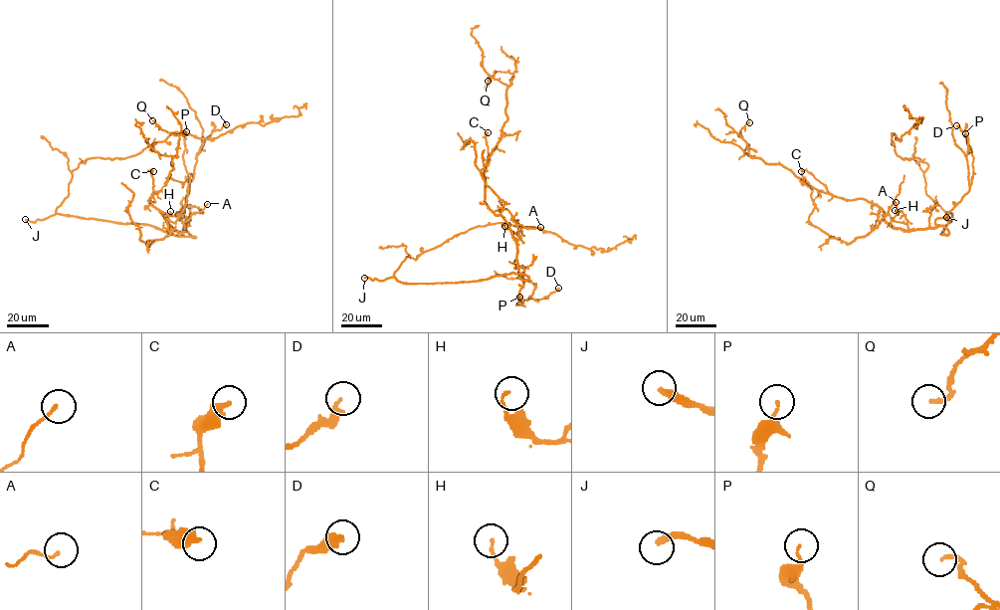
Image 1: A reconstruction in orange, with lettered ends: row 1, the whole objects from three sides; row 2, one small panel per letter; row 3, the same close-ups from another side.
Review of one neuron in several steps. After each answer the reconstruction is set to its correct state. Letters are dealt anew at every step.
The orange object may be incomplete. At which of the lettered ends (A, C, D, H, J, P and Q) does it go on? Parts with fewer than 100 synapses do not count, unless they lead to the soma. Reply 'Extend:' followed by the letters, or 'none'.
Extend: J

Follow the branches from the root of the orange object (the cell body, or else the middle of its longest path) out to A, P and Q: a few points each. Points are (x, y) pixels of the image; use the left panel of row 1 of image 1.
A: (128, 224), (195, 237), (185, 228), (183, 232), (187, 225), (182, 222), (207, 204)
P: (128, 224), (195, 237), (185, 228), (190, 220), (186, 202), (189, 182), (182, 157), (186, 131)
Q: (128, 224), (195, 237), (185, 228), (176, 231), (150, 203), (173, 169), (179, 139), (152, 120)

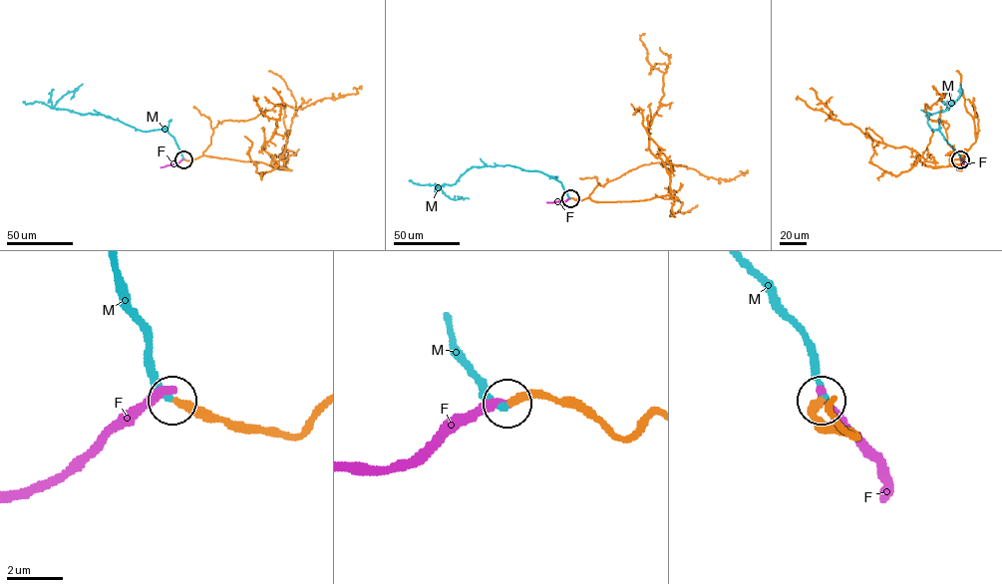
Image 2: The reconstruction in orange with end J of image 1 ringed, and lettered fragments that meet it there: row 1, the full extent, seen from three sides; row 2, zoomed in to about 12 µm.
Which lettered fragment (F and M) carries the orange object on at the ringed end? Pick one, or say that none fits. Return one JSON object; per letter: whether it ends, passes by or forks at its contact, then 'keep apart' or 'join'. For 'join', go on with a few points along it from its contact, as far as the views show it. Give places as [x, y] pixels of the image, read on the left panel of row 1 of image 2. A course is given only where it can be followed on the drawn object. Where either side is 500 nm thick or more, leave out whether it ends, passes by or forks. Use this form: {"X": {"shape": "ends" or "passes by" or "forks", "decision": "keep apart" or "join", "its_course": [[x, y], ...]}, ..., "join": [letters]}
{"F": {"shape": "ends", "decision": "keep apart"}, "M": {"shape": "ends", "decision": "join", "its_course": [[183, 158], [175, 141], [166, 131], [142, 132], [103, 115], [81, 115], [55, 109], [63, 96], [83, 84]]}, "join": ["M"]}

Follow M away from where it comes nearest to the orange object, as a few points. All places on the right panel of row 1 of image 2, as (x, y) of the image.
M: (960, 158), (938, 130), (929, 127), (927, 119), (929, 113), (950, 107), (960, 96), (961, 84)

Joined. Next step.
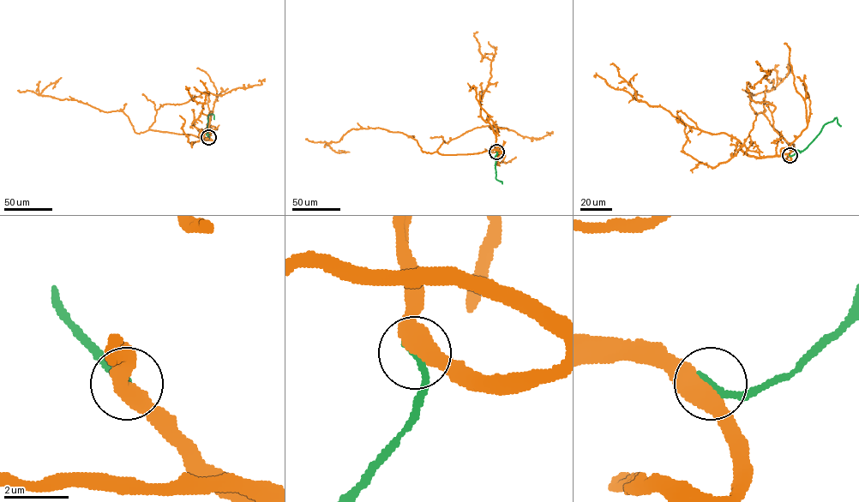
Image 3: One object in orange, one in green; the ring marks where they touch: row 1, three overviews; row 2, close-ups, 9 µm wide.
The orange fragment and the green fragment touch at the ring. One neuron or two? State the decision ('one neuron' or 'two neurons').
one neuron

